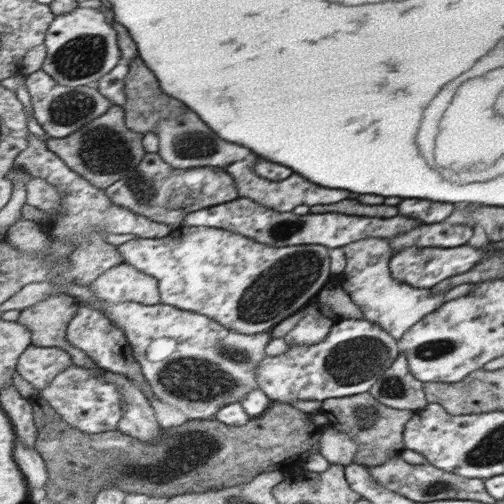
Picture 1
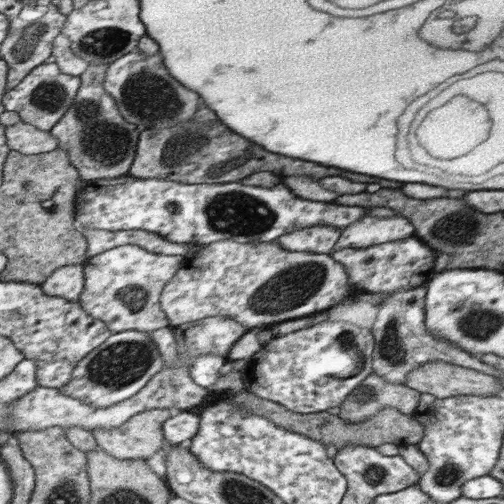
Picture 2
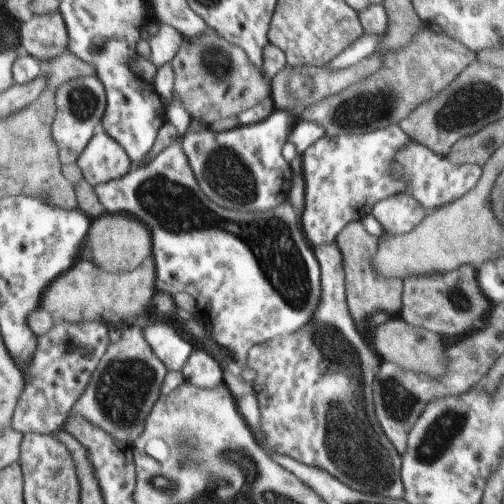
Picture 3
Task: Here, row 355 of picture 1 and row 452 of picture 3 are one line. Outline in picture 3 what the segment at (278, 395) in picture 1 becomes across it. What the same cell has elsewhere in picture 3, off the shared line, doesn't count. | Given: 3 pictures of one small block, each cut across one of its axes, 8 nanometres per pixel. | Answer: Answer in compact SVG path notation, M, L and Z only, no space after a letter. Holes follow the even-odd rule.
M333 240L315 246L315 258L321 268L323 290L323 304L319 306L319 312L315 312L315 324L311 324L307 332L299 332L299 336L267 340L251 350L249 370L255 370L257 374L253 380L253 396L259 402L265 440L281 454L303 466L323 470L355 492L403 500L407 490L401 478L401 454L389 442L387 434L383 434L383 428L375 418L373 388L381 358L369 346L367 336L361 338L355 328L355 318L351 318L351 308L347 306L347 268L343 262L343 250Z

